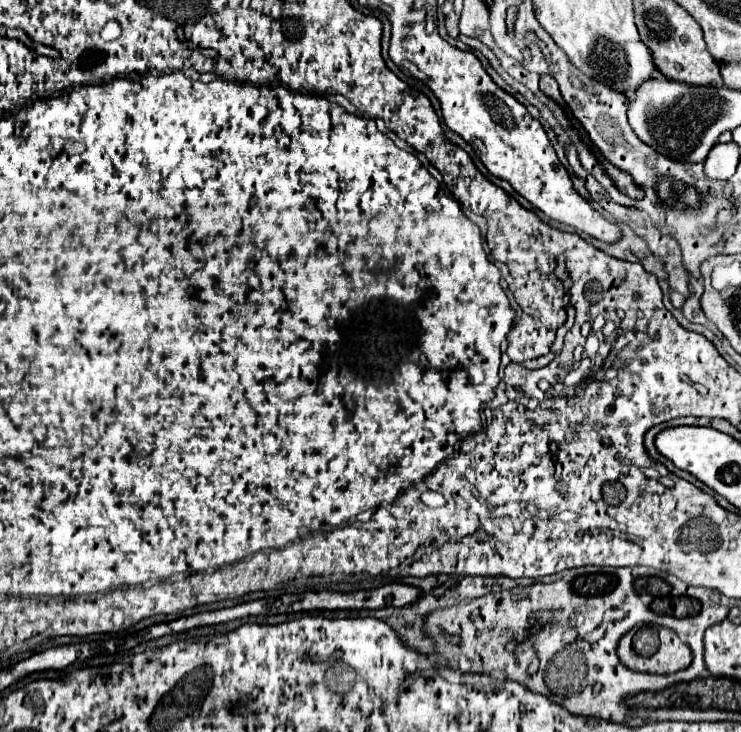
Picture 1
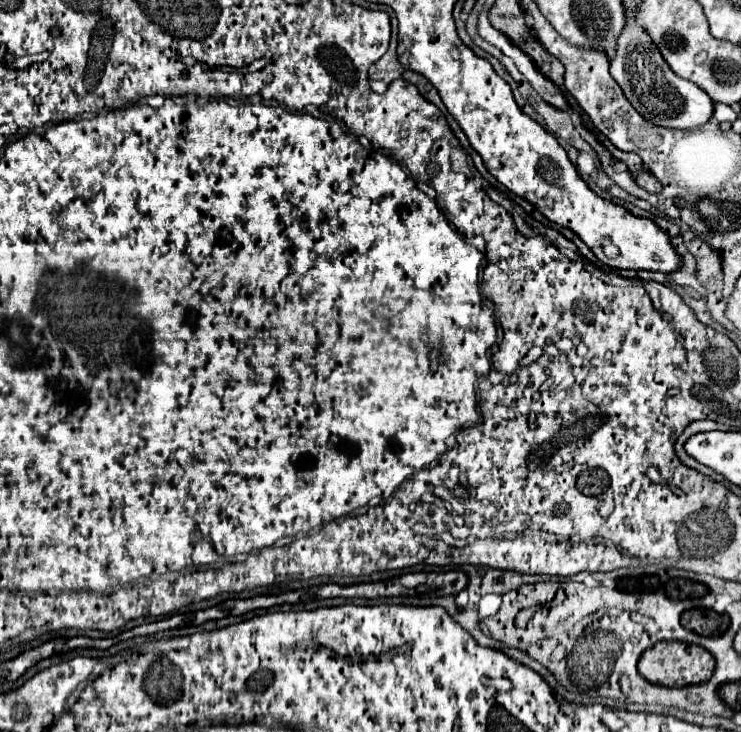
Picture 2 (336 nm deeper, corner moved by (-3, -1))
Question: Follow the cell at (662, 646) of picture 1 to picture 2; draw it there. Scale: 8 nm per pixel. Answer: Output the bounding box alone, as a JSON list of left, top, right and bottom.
[637,641,715,687]

